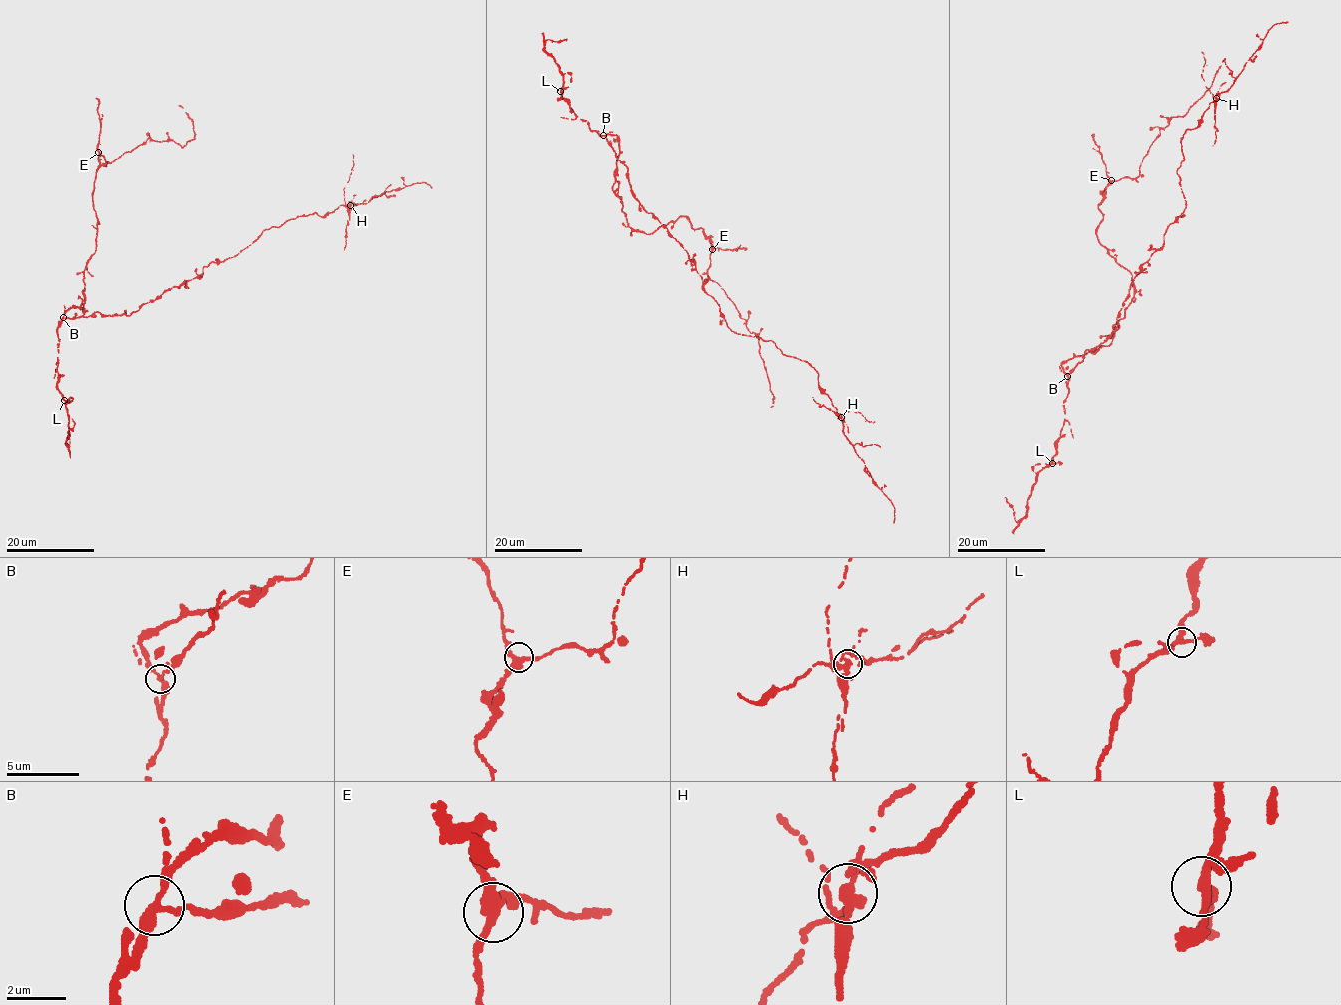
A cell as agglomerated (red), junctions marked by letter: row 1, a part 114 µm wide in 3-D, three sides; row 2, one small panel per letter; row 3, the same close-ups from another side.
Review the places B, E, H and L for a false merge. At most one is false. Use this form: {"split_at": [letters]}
{"split_at": ["H"]}

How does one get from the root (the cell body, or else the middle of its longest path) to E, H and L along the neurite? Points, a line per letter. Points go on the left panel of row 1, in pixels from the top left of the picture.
E: (82, 316), (64, 317), (72, 307), (84, 310), (83, 272), (96, 245), (92, 191), (98, 152)
H: (82, 316), (129, 315), (199, 277), (212, 262), (237, 255), (264, 230), (315, 212), (323, 217), (349, 205)
L: (82, 316), (63, 318), (57, 329), (57, 389), (64, 400)

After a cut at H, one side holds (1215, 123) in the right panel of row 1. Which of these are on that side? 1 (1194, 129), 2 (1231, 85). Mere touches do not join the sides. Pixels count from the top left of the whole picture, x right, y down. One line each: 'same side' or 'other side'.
1: other side
2: other side

